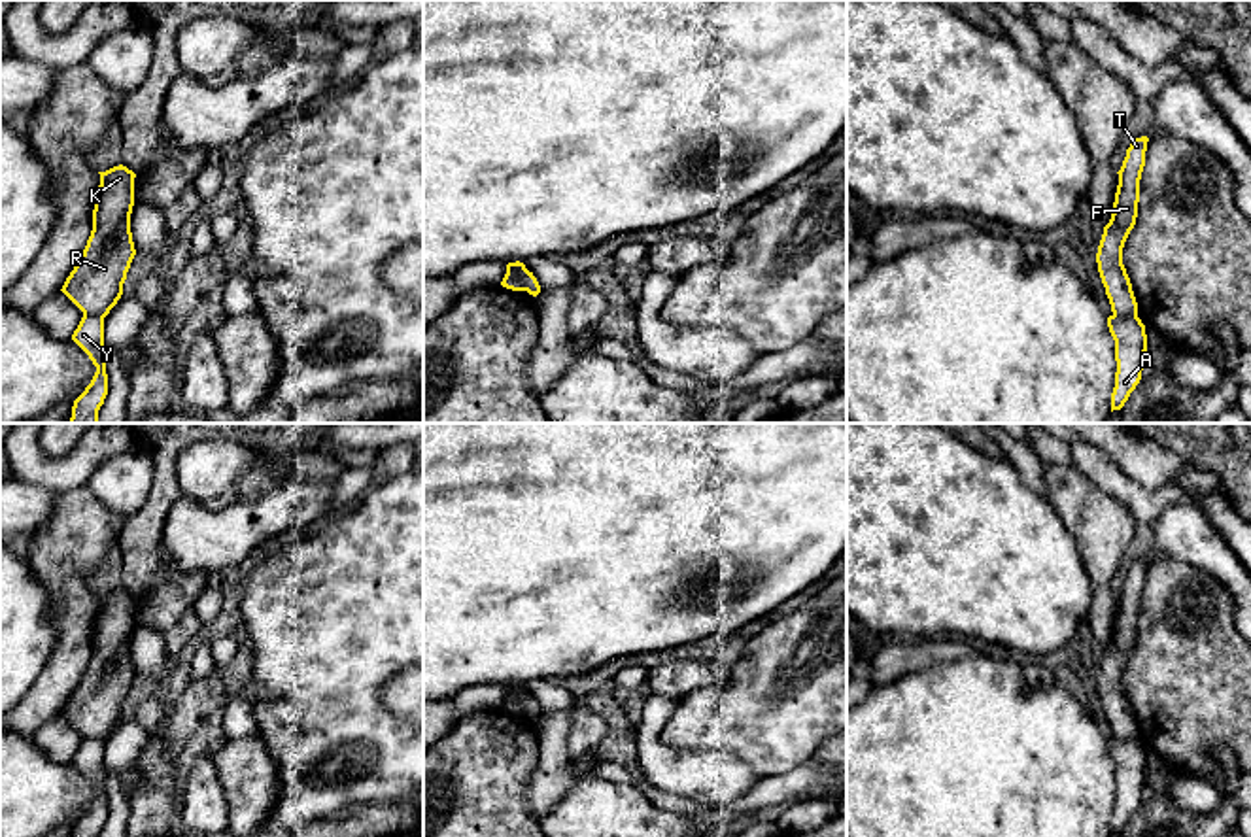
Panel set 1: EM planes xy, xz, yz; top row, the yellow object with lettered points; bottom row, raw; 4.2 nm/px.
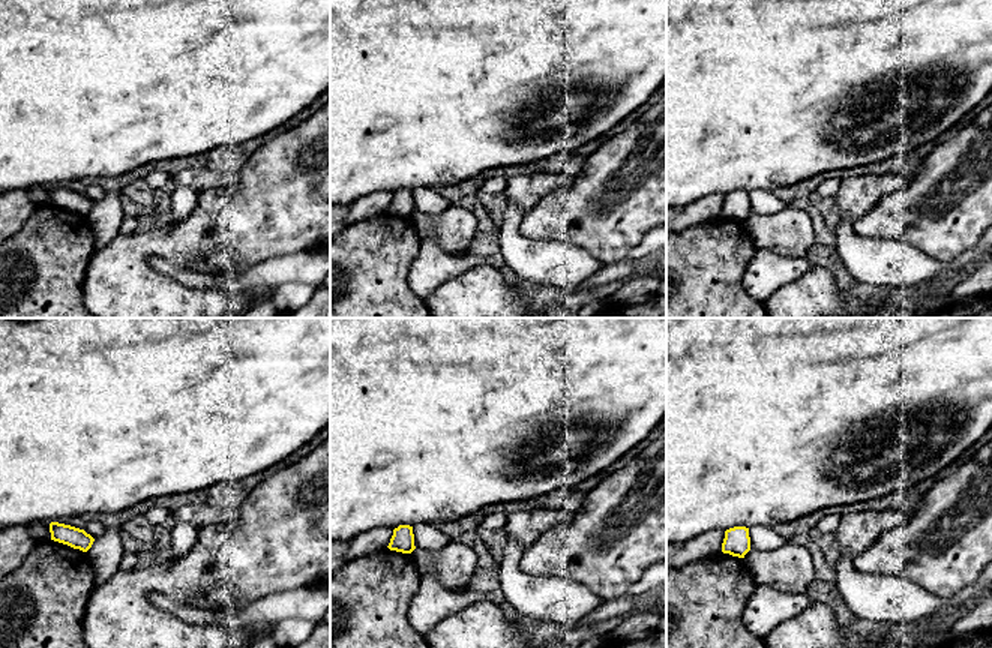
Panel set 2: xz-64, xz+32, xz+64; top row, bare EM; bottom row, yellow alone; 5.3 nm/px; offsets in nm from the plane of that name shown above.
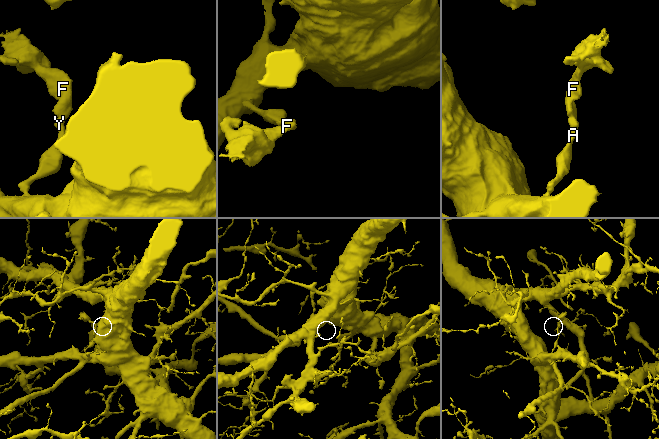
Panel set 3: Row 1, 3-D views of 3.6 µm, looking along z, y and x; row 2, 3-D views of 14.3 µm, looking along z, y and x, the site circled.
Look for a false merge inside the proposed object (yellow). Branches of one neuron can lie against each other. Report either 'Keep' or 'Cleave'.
Cleave

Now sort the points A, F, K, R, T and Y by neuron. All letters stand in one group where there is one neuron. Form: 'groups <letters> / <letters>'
groups A Y / F K R T

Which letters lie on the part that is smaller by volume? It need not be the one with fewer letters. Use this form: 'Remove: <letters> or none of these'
Remove: F, K, R, T

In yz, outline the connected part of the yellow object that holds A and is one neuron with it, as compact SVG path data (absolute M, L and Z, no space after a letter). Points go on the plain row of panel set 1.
M1138 739L1107 741L1109 756L1115 763L1115 811L1111 816L1111 835L1121 833L1128 824L1130 816L1141 803L1141 794L1145 790L1147 758L1145 748Z

